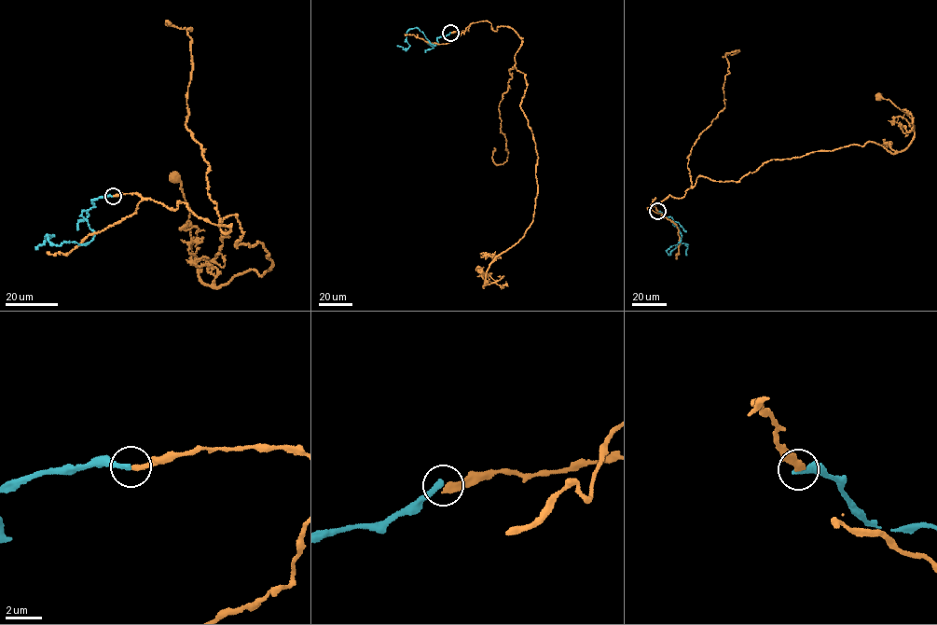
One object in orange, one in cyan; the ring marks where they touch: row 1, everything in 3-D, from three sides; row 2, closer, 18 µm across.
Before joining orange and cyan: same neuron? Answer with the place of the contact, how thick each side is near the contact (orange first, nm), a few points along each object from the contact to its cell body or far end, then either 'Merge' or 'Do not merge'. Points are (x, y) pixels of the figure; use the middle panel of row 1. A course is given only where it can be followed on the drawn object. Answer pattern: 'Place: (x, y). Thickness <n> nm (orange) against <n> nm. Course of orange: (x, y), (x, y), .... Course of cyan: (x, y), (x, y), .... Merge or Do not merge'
Place: (450, 33). Thickness 340 nm (orange) against 300 nm. Course of orange: (450, 33), (485, 20), (521, 40), (520, 107), (538, 159), (530, 226), (495, 257), (483, 288), (479, 270). Course of cyan: (450, 33), (433, 46), (417, 27), (410, 28), (408, 48), (397, 46). Do not merge

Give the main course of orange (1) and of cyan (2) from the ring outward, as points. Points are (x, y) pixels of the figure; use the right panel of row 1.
1: (657, 211), (698, 176), (902, 151), (912, 118), (878, 96)
2: (657, 211), (670, 216), (682, 235), (679, 242), (666, 251), (668, 255), (684, 243), (687, 245), (686, 256)

